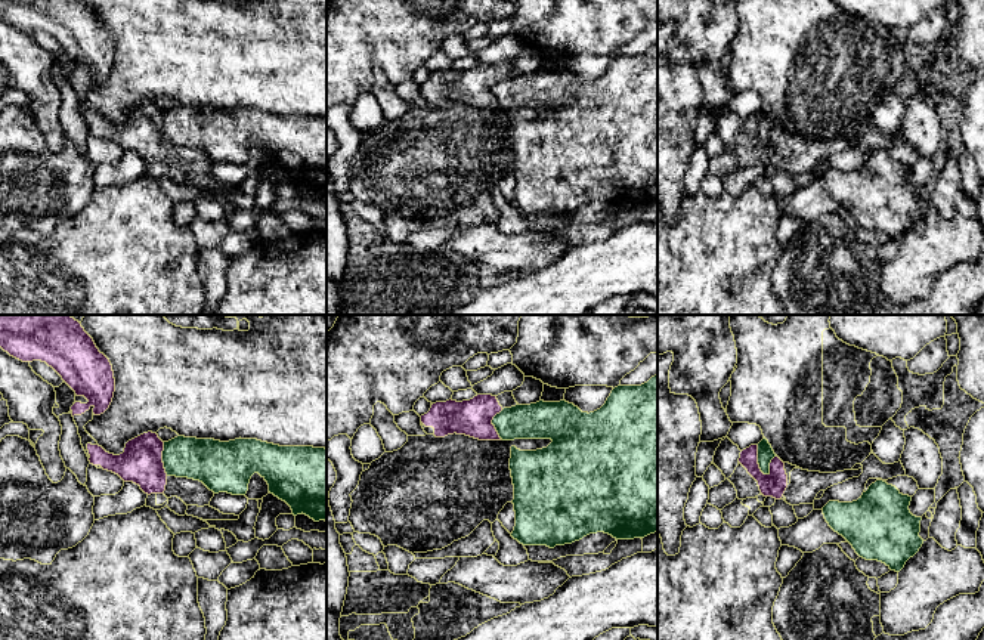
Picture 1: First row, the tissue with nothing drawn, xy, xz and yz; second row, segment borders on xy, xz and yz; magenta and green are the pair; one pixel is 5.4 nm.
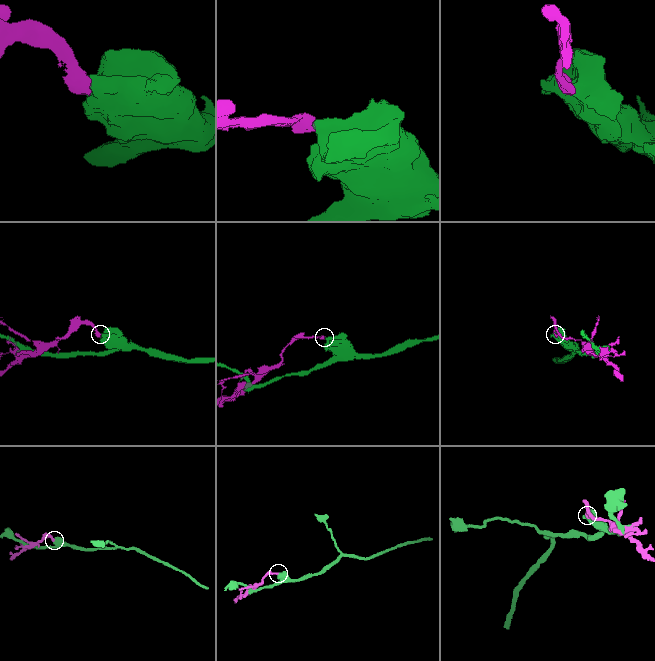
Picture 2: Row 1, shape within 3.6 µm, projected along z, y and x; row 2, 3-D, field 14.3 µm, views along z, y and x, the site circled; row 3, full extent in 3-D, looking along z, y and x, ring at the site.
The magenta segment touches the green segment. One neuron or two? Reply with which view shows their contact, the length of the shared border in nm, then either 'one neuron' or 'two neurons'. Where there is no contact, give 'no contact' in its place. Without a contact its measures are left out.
meets magenta in yz; contact 180 nm long; two neurons

